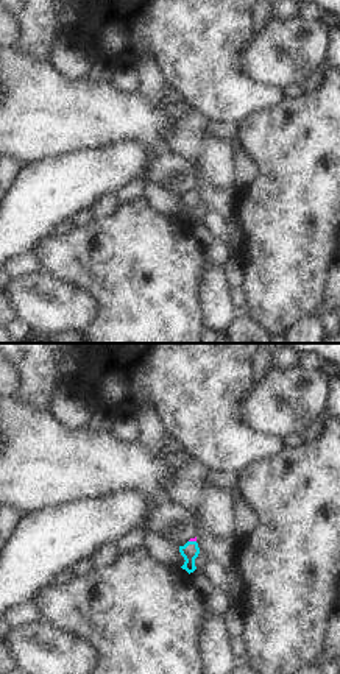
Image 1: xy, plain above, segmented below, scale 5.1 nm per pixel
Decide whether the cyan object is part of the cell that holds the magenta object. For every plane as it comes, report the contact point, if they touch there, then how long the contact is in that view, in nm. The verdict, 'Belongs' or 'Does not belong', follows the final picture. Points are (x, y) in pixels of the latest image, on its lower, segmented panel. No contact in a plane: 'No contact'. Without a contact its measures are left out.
Touches magenta at (192, 540). Shared border 40 nm

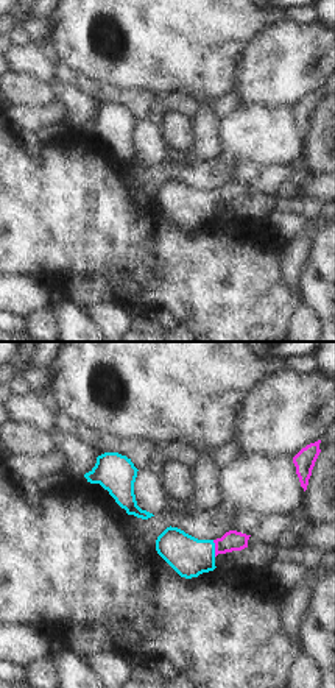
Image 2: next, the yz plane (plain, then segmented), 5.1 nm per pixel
Touches magenta at (215, 548). Shared border 90 nm

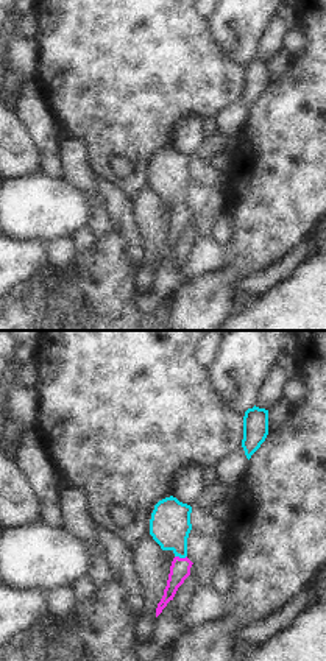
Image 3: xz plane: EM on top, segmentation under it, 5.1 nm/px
Touches magenta at (181, 558). Shared border 60 nm

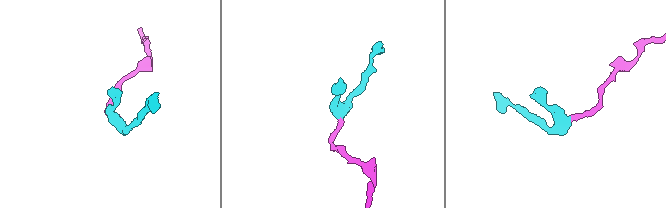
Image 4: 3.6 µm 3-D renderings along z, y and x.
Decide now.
Belongs

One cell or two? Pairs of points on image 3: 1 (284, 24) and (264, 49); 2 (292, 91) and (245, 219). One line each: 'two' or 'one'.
1: one
2: one

